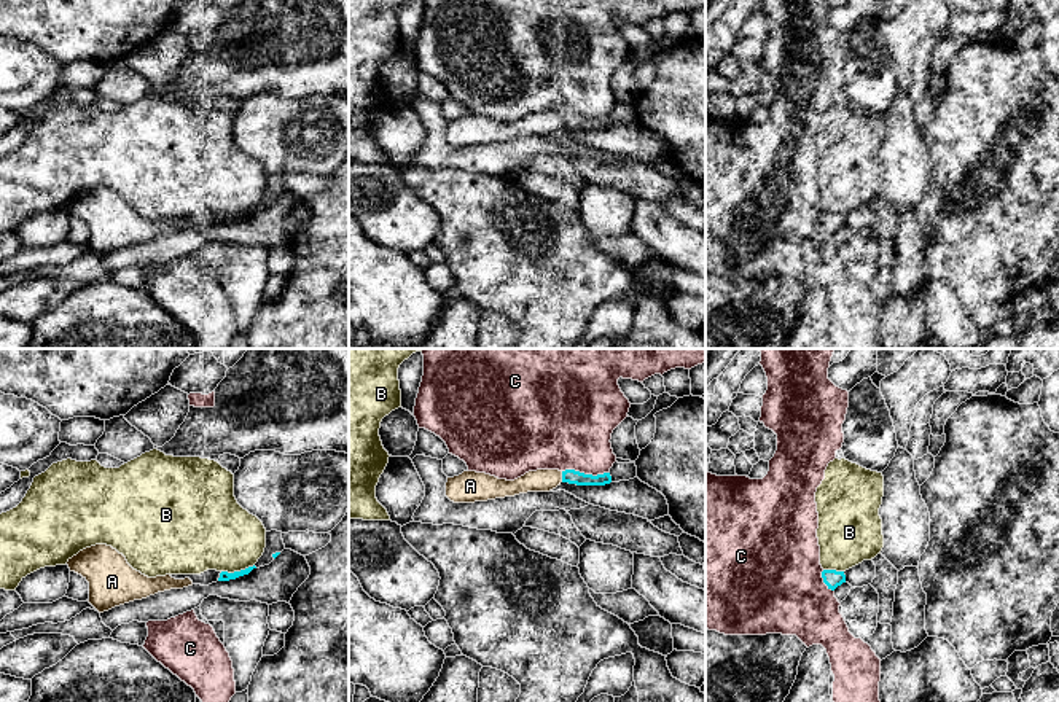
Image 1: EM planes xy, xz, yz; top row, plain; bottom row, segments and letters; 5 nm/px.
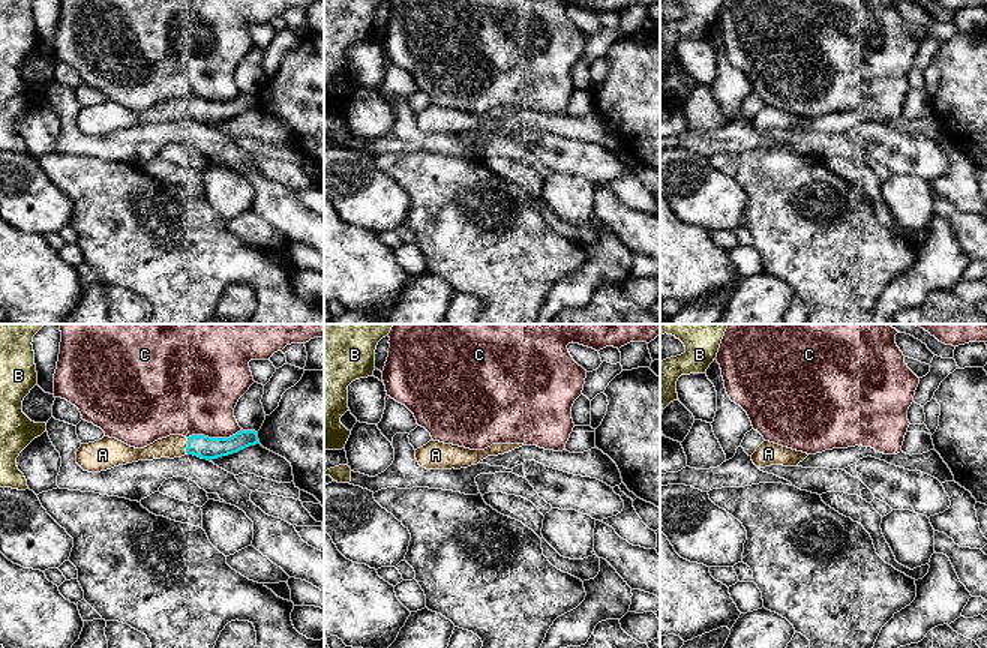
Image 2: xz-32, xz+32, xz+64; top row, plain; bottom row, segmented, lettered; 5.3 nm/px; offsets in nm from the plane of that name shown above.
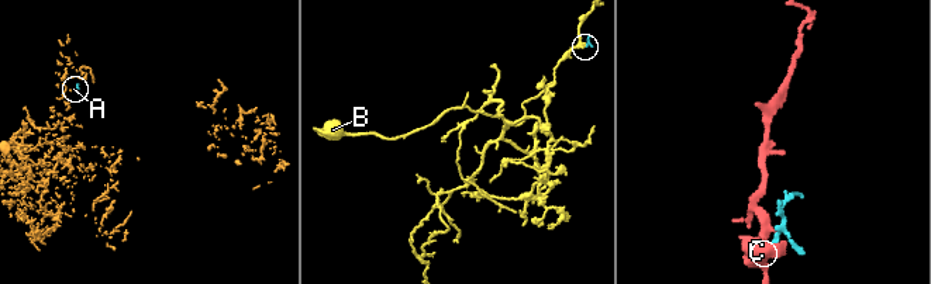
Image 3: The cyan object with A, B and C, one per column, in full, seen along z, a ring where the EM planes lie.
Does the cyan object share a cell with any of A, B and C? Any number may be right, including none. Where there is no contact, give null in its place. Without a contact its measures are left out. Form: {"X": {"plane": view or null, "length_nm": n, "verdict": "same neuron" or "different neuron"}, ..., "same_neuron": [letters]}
{"A": {"plane": "xz", "length_nm": 60, "verdict": "same neuron"}, "B": {"plane": "xy", "length_nm": 170, "verdict": "different neuron"}, "C": {"plane": "xz", "length_nm": 240, "verdict": "different neuron"}, "same_neuron": ["A"]}

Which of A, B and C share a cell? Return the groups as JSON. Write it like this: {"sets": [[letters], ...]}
{"sets": [["A"], ["B"], ["C"]]}

